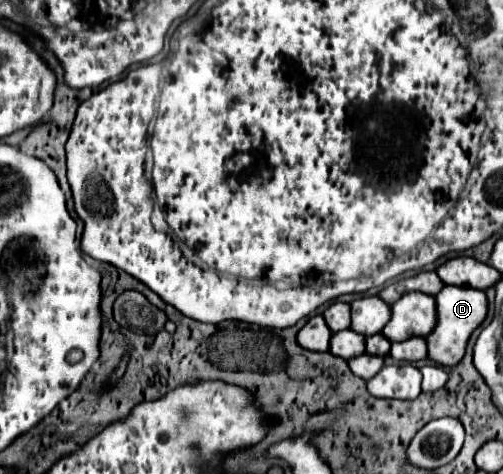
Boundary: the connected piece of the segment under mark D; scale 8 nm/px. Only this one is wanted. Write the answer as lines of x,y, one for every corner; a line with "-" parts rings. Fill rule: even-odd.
445,286
441,294
435,296
435,302
437,302
437,324
433,332
425,336
427,352
429,352
429,358
441,366
455,366
465,354
469,336
485,320
487,298
483,290
465,288
465,286

